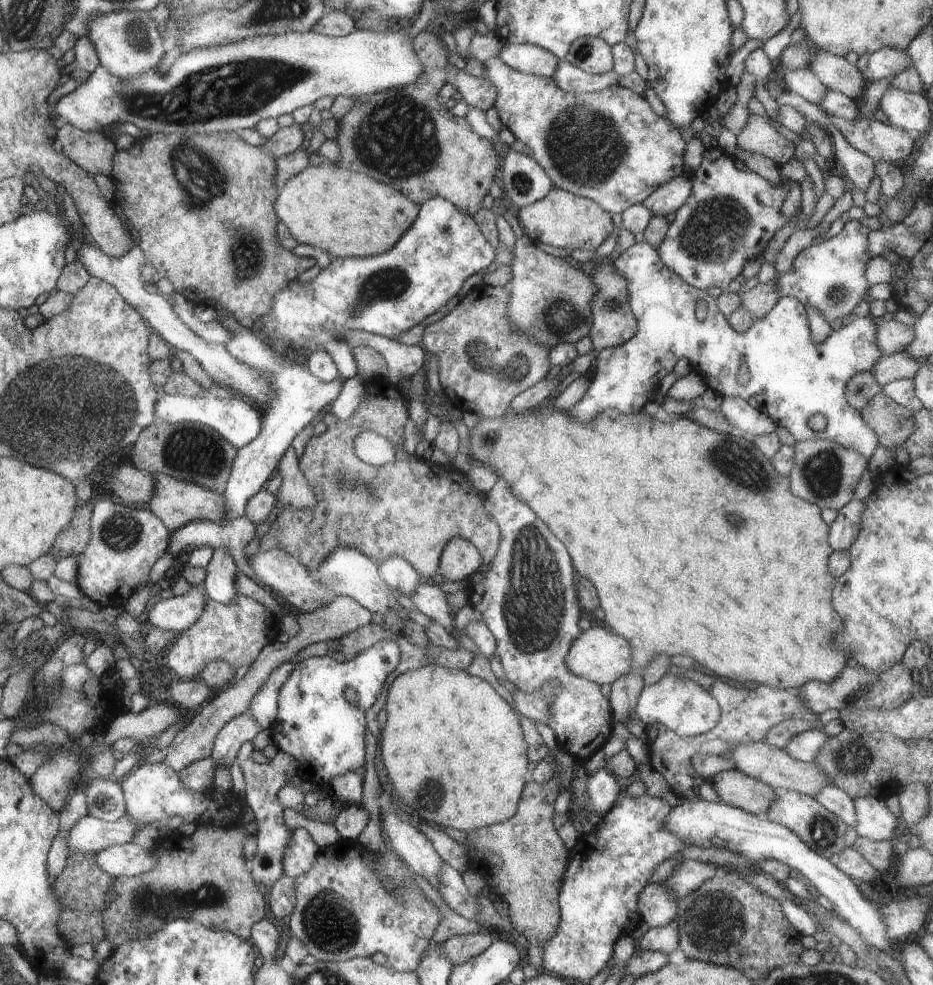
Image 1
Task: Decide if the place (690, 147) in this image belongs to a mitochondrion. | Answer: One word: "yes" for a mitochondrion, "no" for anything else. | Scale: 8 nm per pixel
no

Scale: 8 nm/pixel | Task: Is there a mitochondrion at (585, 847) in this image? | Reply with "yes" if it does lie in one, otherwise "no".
no

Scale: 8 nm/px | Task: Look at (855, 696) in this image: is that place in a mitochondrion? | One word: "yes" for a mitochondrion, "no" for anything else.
yes

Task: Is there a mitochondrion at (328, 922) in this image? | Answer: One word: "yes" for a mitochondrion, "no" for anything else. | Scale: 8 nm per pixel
yes

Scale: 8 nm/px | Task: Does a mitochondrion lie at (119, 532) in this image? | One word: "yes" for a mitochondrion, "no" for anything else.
yes

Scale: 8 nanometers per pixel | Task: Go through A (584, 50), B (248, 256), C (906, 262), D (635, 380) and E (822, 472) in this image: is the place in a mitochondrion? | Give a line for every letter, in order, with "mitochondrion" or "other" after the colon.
A: mitochondrion
B: mitochondrion
C: other
D: other
E: mitochondrion

